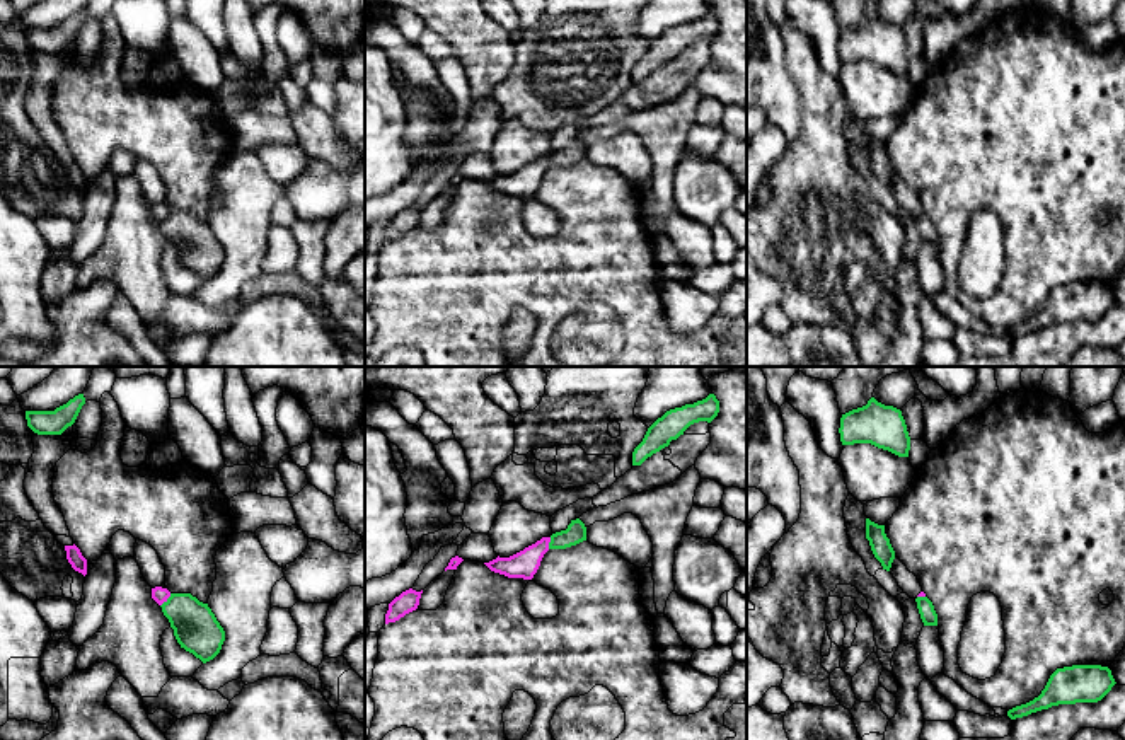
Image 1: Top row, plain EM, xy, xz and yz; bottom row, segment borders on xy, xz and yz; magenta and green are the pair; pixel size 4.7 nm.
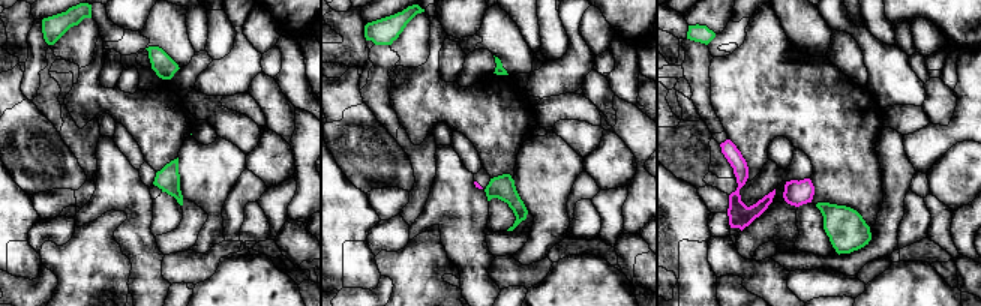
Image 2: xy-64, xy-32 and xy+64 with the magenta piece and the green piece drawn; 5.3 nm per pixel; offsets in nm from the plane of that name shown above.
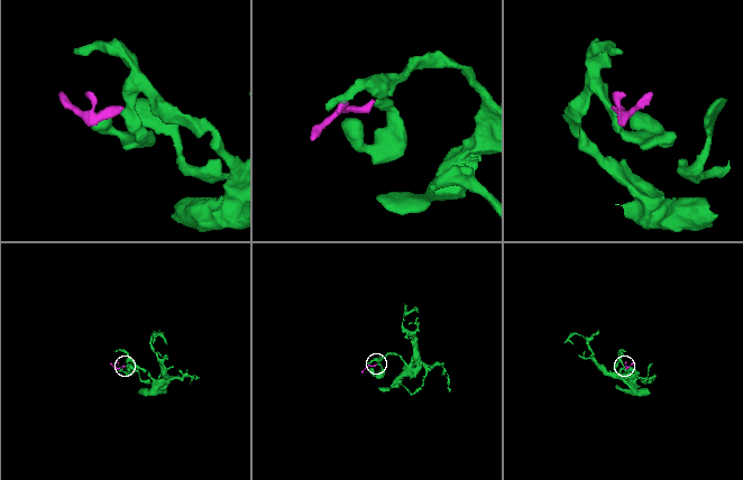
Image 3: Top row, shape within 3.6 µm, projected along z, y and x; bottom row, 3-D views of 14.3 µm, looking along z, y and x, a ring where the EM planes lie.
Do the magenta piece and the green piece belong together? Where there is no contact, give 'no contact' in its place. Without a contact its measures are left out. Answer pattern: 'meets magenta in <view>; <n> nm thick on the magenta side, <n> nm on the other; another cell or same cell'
meets magenta in xy; 70 nm thick on the magenta side, 220 nm on the other; another cell

